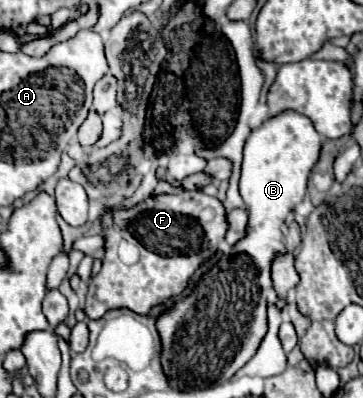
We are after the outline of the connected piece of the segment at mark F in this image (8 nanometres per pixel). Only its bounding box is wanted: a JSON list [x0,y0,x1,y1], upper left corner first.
[83,190,229,320]

